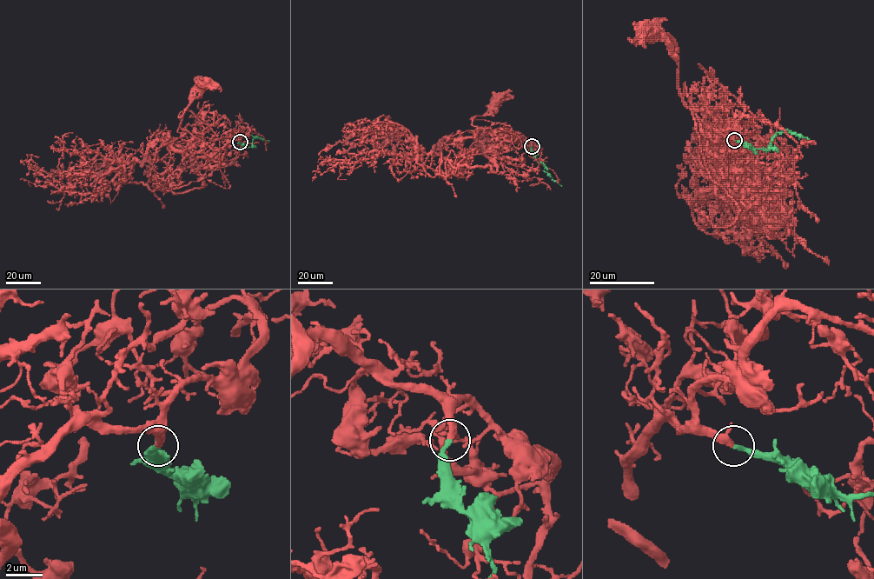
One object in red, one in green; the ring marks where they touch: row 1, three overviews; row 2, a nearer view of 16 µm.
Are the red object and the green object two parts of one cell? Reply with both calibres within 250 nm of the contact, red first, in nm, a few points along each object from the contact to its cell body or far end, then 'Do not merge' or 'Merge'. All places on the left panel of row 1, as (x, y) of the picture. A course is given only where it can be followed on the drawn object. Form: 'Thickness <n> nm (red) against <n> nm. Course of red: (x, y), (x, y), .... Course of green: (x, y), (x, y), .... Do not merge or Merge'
Thickness 280 nm (red) against 240 nm. Course of red: (240, 142), (232, 139), (208, 156), (203, 149), (203, 143), (181, 127), (184, 109), (203, 83). Course of green: (240, 142), (243, 146), (252, 147), (254, 137), (269, 141). Merge

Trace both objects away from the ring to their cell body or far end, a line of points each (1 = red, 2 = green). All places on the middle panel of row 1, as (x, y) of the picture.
1: (532, 146), (519, 136), (499, 137), (495, 131), (473, 124), (473, 119), (484, 116), (495, 102)
2: (532, 146), (536, 160), (544, 163), (548, 174), (561, 186)

